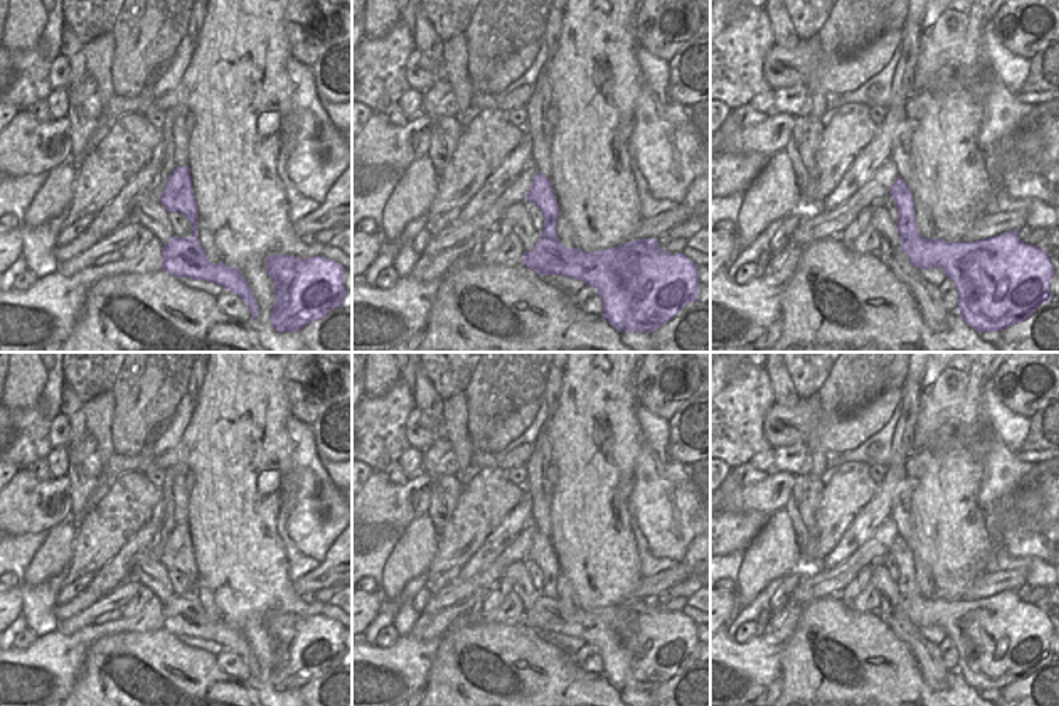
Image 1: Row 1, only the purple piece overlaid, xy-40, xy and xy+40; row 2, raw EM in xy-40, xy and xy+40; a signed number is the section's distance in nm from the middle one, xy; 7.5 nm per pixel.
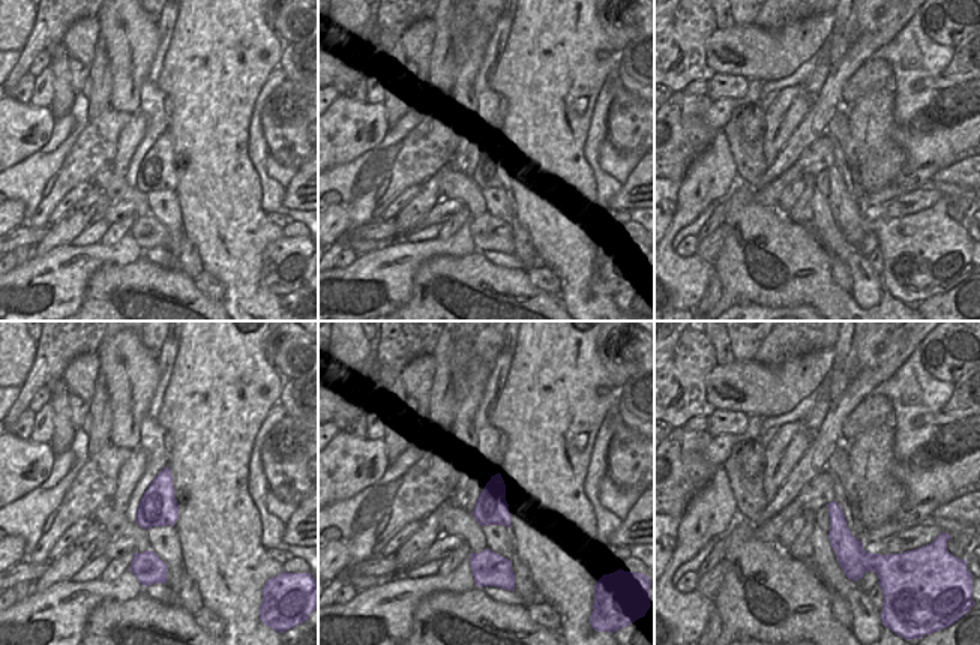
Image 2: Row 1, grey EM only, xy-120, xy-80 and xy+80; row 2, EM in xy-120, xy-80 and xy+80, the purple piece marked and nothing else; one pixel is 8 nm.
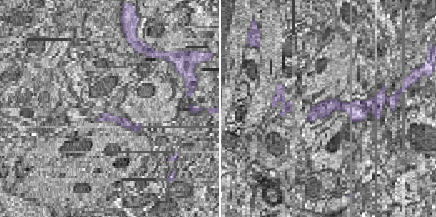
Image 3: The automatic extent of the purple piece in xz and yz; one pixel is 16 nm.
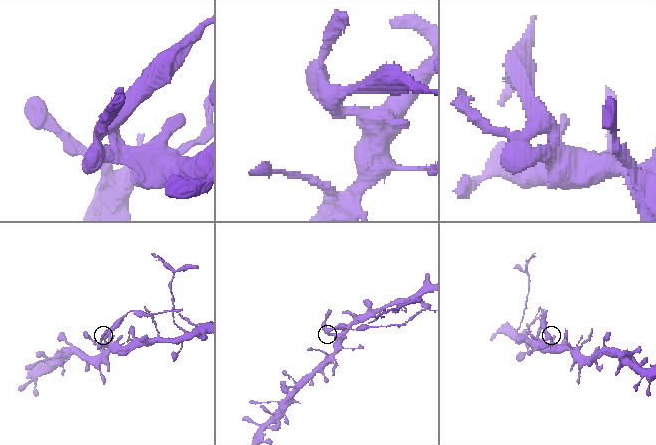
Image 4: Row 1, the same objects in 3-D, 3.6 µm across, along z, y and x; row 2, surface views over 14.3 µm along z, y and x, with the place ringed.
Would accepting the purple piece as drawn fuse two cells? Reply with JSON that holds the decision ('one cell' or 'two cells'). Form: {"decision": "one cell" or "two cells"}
{"decision": "two cells"}

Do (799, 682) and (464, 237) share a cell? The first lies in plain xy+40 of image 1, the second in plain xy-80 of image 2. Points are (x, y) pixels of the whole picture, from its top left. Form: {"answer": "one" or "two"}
{"answer": "two"}

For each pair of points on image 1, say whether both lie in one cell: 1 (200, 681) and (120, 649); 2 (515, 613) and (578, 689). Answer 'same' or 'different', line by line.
1: same
2: different

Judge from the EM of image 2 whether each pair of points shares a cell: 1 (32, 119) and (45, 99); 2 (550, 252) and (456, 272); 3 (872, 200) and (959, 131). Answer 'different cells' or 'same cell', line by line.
1: different cells
2: different cells
3: same cell

